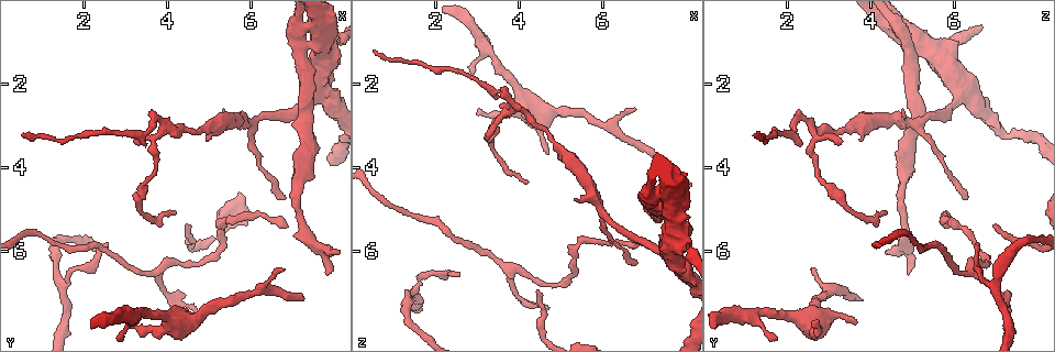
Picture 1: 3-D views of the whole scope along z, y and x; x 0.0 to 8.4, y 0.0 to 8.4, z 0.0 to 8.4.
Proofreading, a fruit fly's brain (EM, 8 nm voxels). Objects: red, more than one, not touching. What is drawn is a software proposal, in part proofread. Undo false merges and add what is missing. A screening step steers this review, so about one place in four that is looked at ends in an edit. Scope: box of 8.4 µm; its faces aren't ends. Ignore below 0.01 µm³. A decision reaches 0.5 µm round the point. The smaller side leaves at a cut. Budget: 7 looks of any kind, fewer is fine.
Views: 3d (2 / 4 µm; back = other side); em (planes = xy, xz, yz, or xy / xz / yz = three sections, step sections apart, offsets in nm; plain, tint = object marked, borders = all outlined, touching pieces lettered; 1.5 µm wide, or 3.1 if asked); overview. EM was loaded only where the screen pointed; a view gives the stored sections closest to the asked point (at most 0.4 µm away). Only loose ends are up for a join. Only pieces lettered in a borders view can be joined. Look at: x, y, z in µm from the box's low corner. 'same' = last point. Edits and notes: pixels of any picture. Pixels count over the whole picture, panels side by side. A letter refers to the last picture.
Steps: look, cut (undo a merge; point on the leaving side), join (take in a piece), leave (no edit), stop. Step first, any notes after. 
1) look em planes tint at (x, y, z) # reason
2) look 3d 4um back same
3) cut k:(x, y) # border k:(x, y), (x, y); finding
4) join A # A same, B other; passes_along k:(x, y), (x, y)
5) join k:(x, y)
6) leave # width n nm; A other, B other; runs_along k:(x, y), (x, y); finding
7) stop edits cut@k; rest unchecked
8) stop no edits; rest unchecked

look 3d 2um at (6.90, 4.80, 6.20) # free end

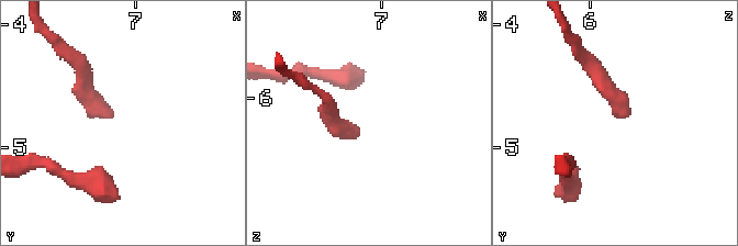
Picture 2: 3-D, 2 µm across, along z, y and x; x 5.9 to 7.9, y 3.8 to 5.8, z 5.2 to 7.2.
look em planes plain at (6.84, 4.74, 6.26) # now the EM

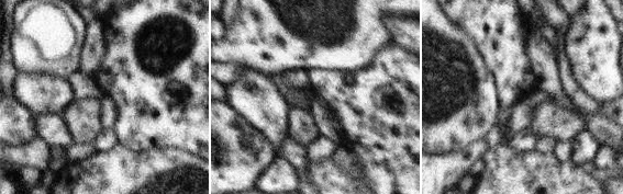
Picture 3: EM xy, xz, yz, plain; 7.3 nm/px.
look em planes borders same # what lies round it

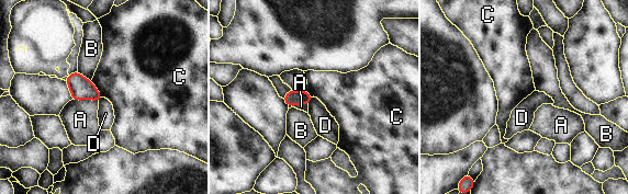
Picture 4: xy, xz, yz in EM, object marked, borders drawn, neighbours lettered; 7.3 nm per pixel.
leave # width 120 nm; A other, B other, C other, D other; border 4:(313, 96), (309, 104); no lettered piece goes on from it

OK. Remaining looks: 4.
look em planes tint at (7.20, 7.15, 3.75) # branch stops here

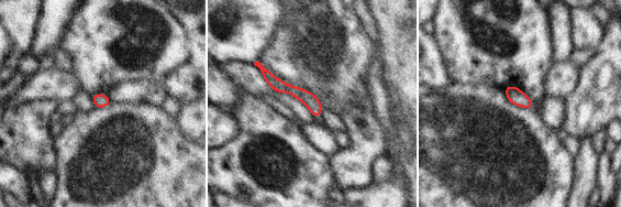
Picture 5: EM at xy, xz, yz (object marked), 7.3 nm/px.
look em planes borders same # see the neighbours

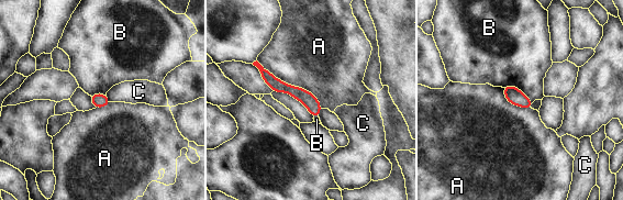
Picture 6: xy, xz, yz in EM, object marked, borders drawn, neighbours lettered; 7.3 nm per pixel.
leave # width 100 nm; A other, B other, C other; runs_along 6:(263, 71), (300, 93), (316, 113); no lettered piece goes on from it

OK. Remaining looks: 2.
look 3d 2um at (4.20, 5.15, 4.35) # branch stops here

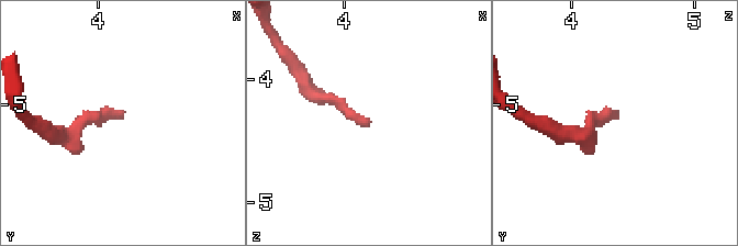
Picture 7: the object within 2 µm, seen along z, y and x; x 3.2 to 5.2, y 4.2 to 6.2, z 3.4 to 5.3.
look em planes borders at (4.18, 5.10, 4.34)

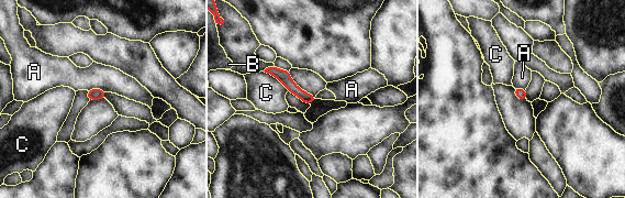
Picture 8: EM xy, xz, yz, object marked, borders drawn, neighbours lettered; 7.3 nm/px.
leave # A other, B other, C other; runs_along 8:(269, 70), (312, 99); none of them fits

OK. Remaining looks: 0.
stop no edits; rest unchecked

